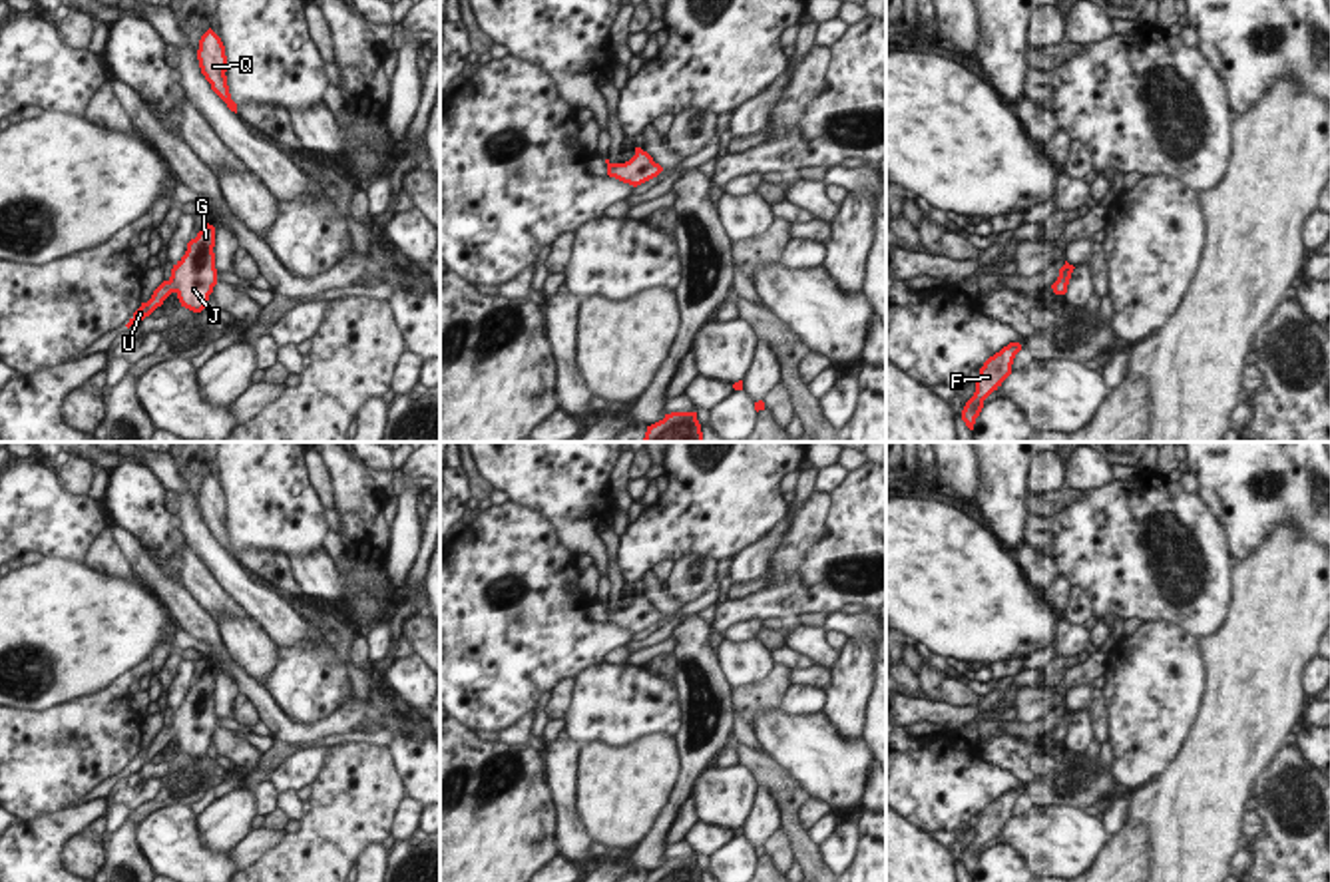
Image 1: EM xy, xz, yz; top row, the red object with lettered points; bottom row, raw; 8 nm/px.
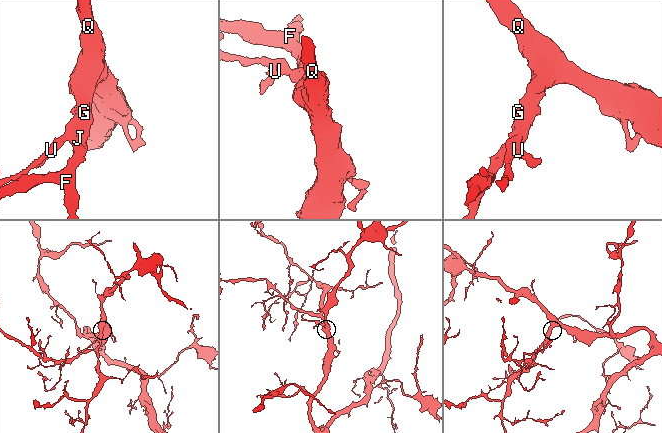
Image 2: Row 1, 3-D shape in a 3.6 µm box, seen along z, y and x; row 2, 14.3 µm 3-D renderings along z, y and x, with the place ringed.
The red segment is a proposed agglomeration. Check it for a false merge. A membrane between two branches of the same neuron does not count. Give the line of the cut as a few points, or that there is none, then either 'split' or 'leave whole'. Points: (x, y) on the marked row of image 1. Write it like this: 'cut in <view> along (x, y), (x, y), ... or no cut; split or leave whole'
no cut; leave whole

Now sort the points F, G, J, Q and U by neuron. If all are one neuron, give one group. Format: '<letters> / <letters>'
F G J Q U

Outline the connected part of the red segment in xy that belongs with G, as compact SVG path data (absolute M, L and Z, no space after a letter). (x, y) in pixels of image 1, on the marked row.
M207 223L197 237L187 243L187 251L173 265L171 277L153 291L147 303L141 303L125 327L139 327L171 293L177 295L181 307L201 313L217 285L213 247L215 227Z

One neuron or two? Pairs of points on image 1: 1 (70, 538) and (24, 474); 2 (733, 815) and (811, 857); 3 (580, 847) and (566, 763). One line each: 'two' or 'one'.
1: one
2: two
3: one

